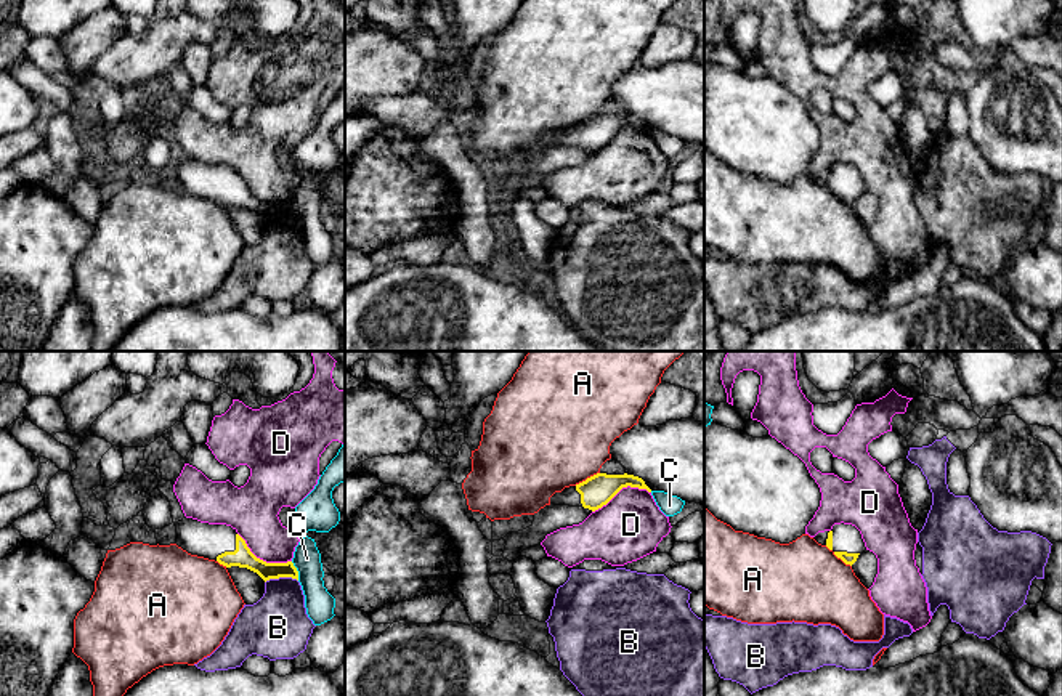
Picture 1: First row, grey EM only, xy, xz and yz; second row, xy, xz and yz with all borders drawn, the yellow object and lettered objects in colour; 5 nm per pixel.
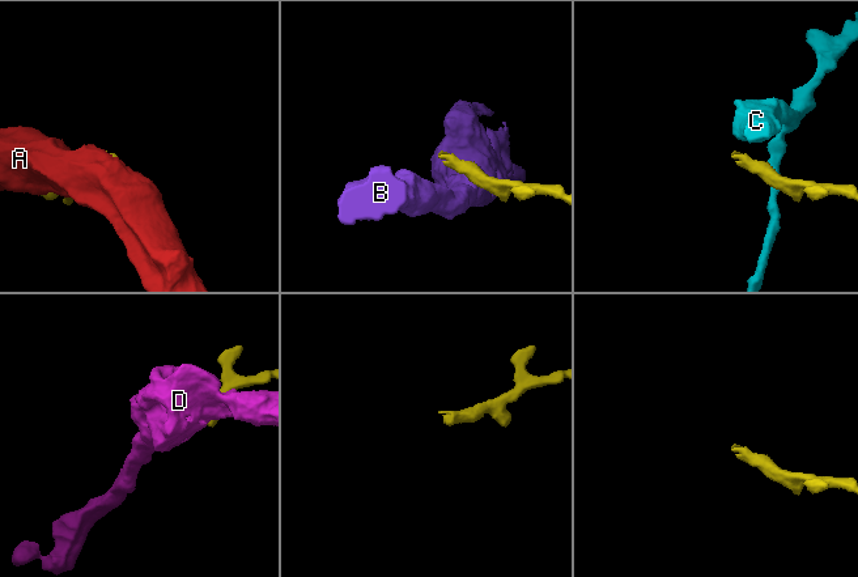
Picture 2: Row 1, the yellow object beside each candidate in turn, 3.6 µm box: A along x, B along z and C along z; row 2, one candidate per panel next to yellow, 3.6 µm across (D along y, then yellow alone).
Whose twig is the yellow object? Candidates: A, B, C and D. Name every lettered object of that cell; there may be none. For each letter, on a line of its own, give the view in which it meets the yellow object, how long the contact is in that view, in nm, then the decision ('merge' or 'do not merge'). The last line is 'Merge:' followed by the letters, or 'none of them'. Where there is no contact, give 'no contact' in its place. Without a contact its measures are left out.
A: yz | 170 nm | do not merge
B: xy | 170 nm | do not merge
C: xy | 100 nm | do not merge
D: xy | 300 nm | do not merge
Merge: none of them

